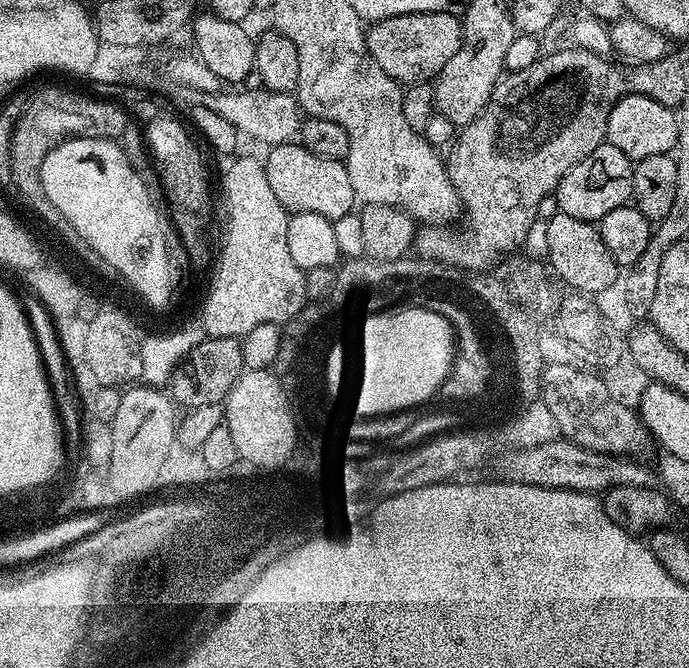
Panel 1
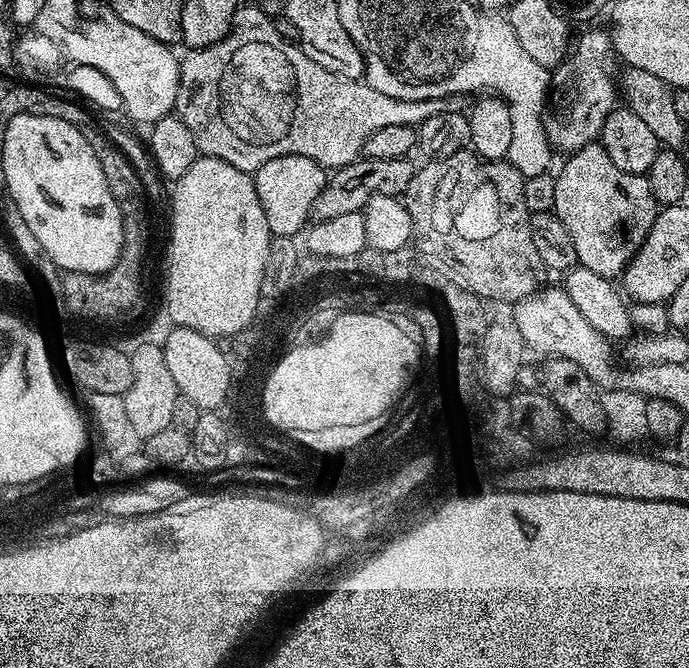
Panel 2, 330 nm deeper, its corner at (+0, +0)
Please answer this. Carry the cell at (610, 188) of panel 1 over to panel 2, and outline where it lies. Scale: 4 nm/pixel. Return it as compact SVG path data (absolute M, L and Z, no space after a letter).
M593 142L565 160L568 161L561 166L560 173L556 172L554 176L556 185L553 206L557 218L562 222L562 226L566 226L570 239L574 241L578 264L586 270L594 270L594 274L609 278L619 277L636 256L636 251L654 226L658 211L654 190L647 175L626 174L626 170L618 170L603 143Z

